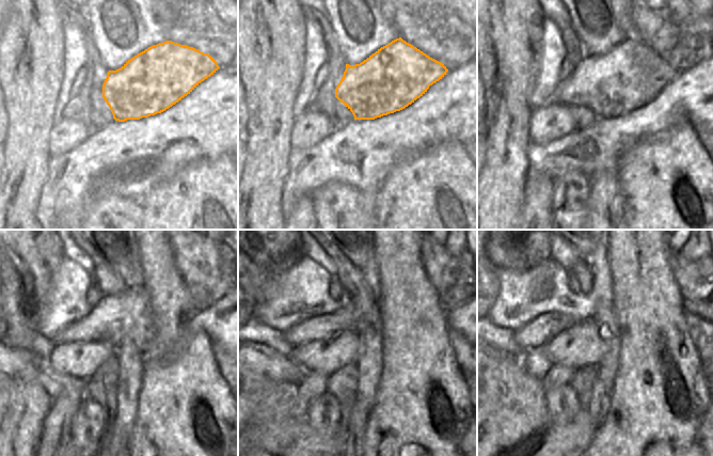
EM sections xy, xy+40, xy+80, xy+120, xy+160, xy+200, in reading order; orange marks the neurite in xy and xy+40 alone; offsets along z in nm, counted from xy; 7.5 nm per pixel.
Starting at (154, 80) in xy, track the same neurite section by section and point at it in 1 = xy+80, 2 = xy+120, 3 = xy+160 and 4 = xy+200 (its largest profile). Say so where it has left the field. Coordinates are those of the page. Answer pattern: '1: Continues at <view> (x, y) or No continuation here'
1: Continues at xy+80 (631, 75)
2: Continues at xy+120 (125, 316)
3: Continues at xy+160 (349, 317)
4: Continues at xy+200 (538, 332)

